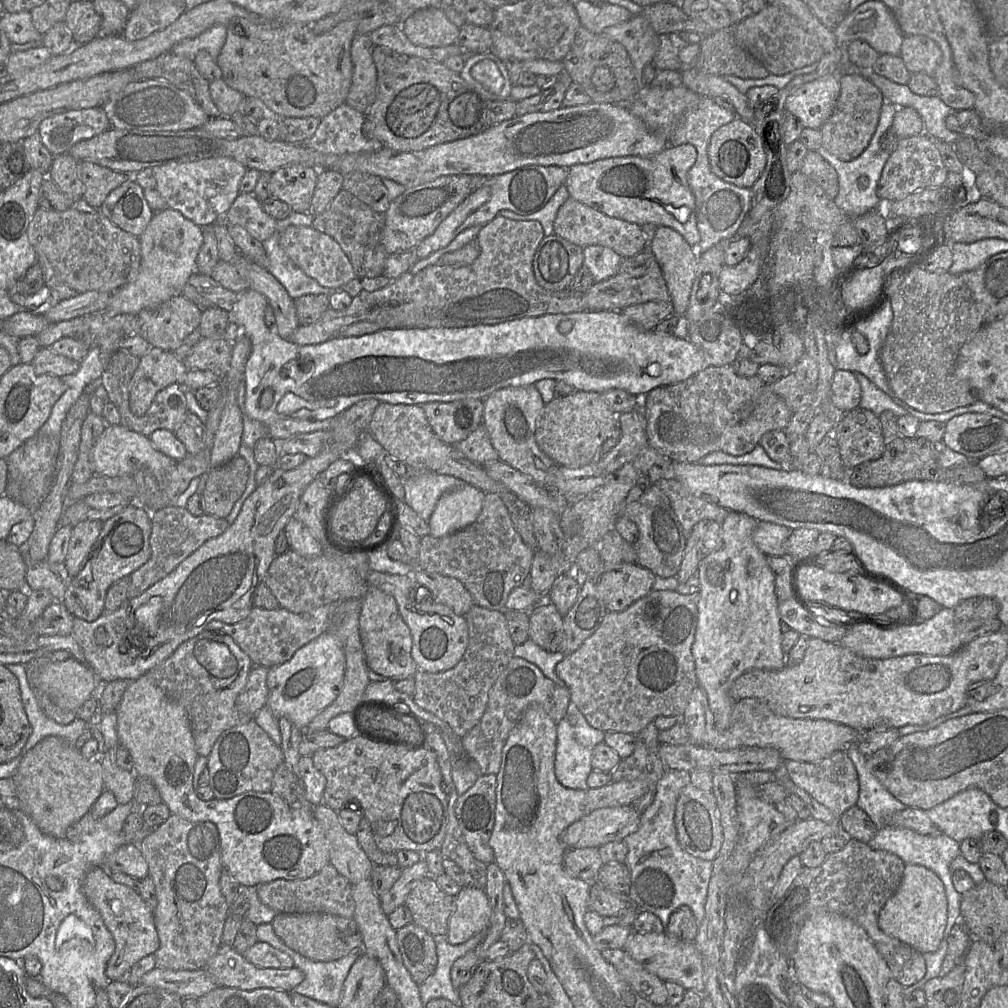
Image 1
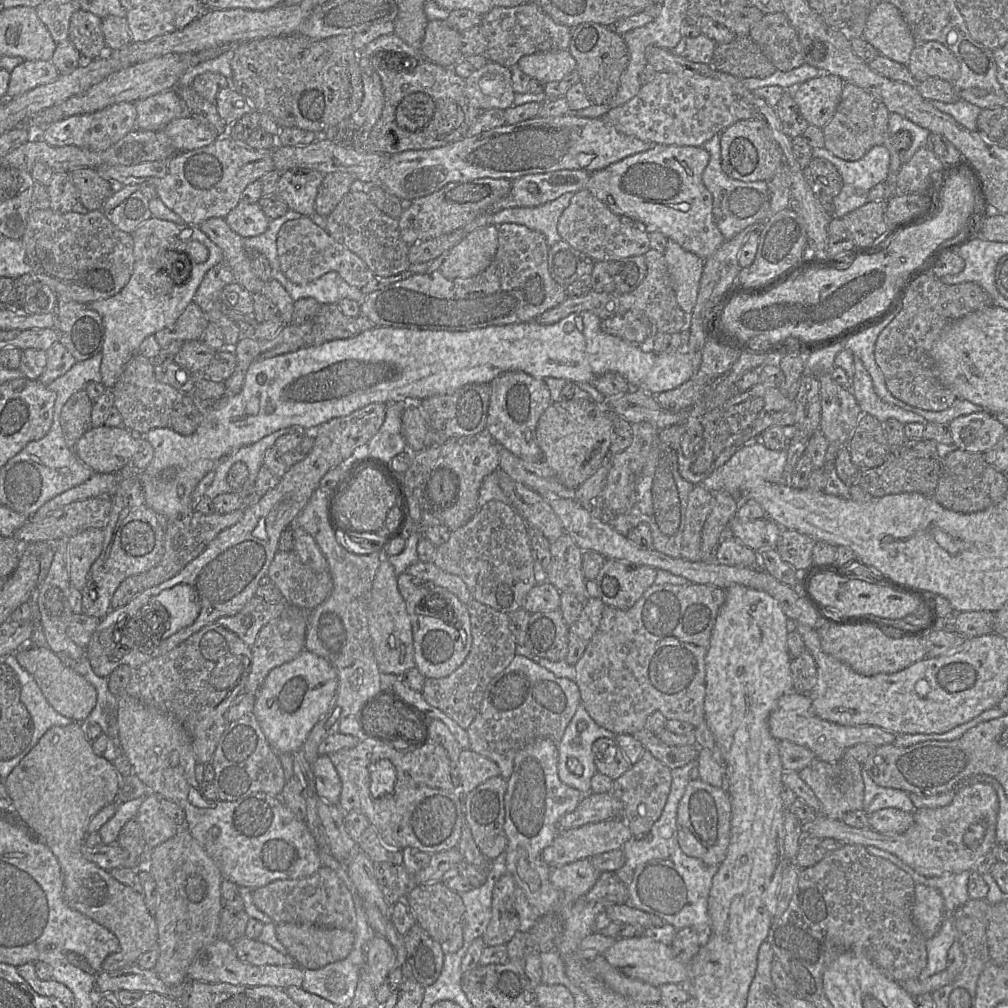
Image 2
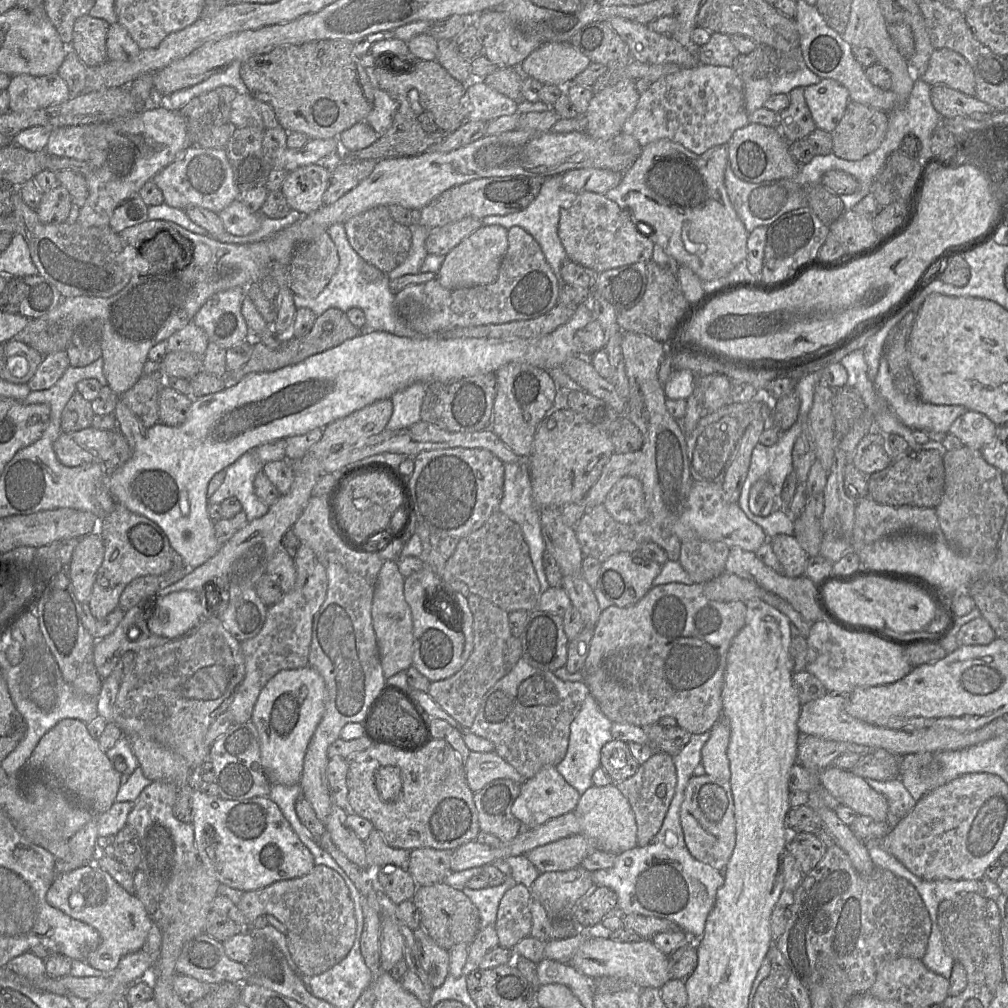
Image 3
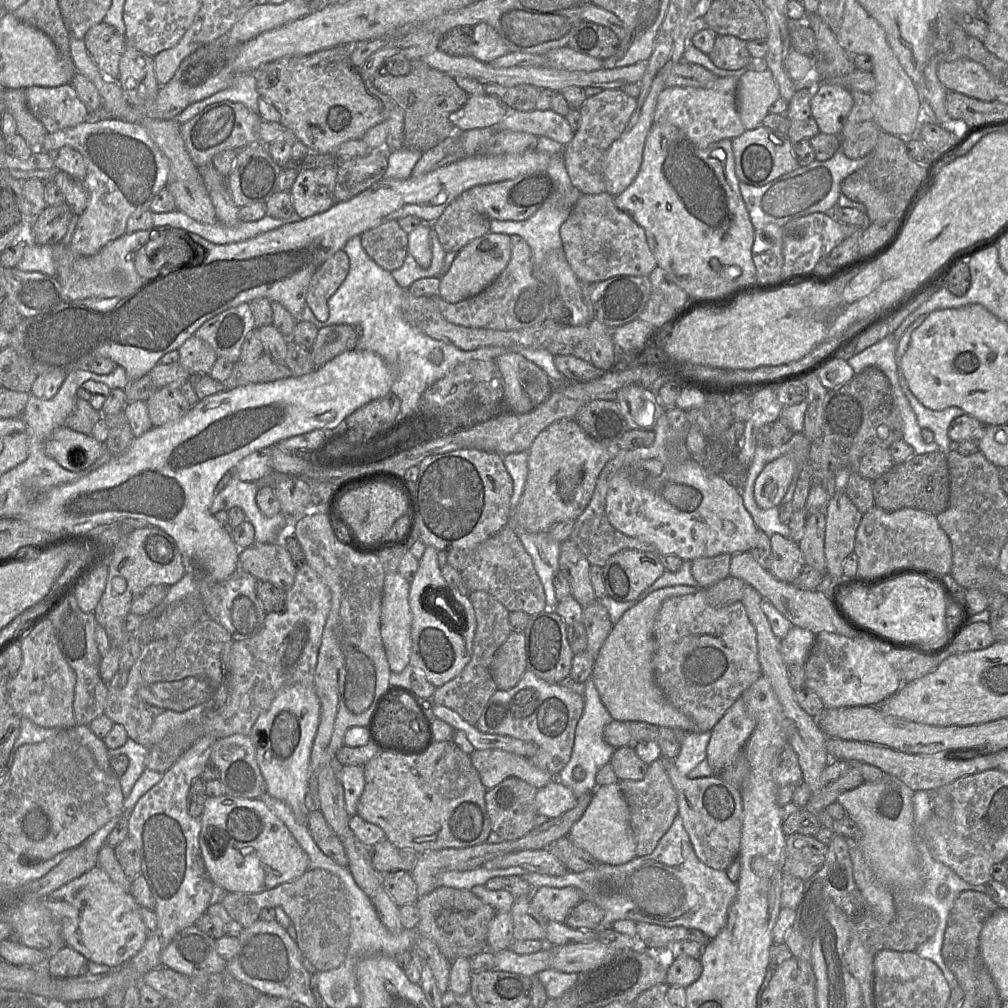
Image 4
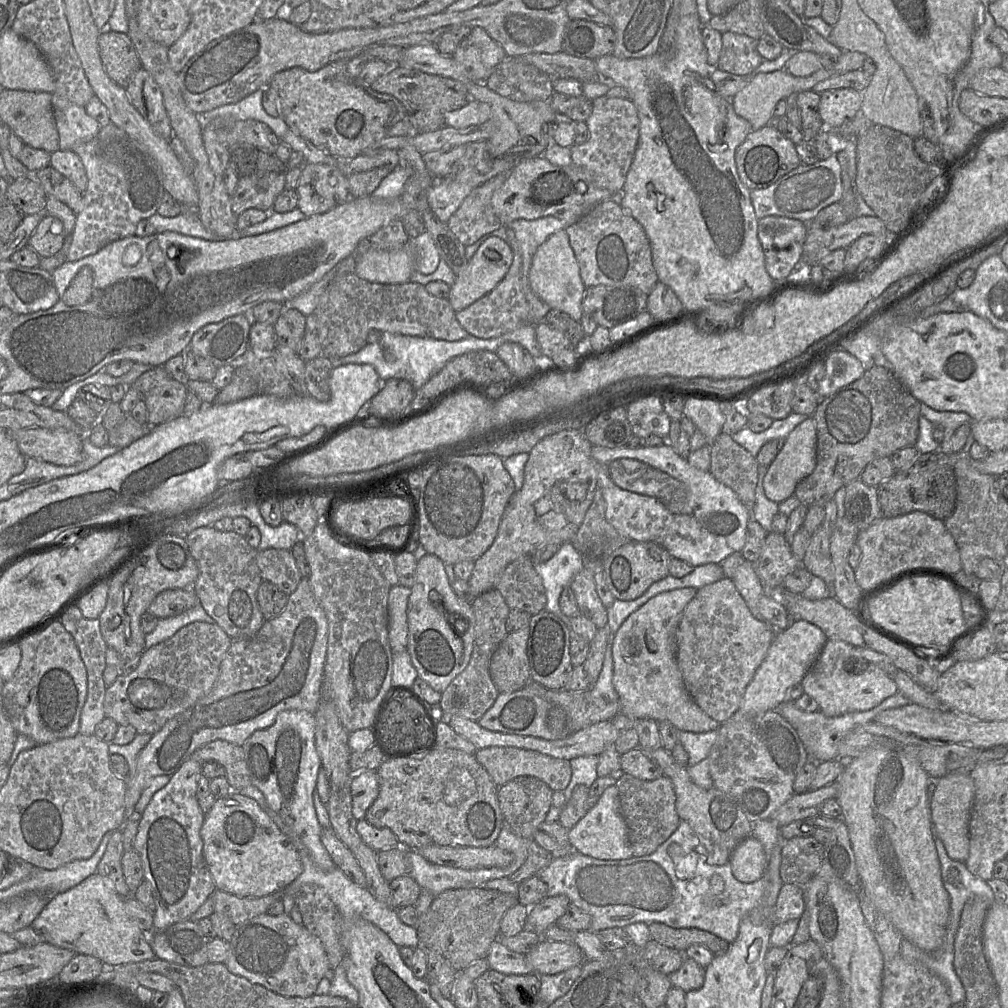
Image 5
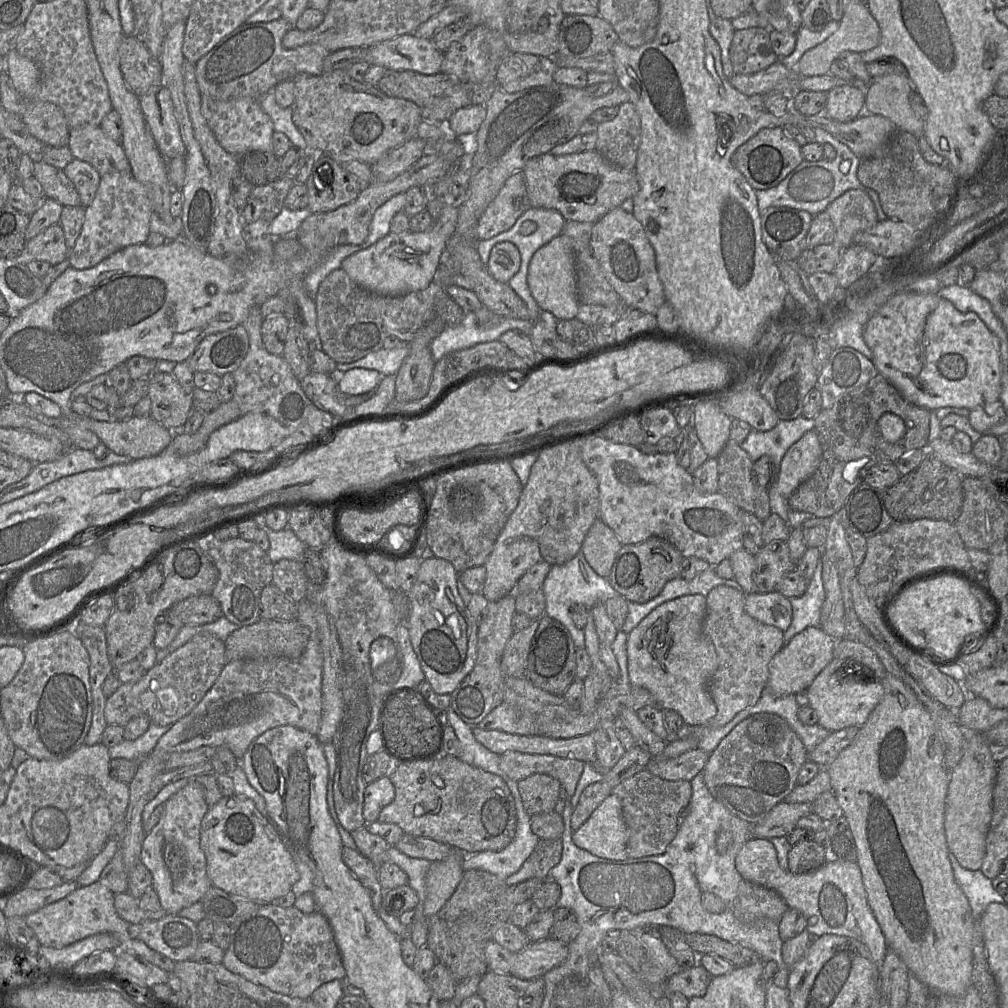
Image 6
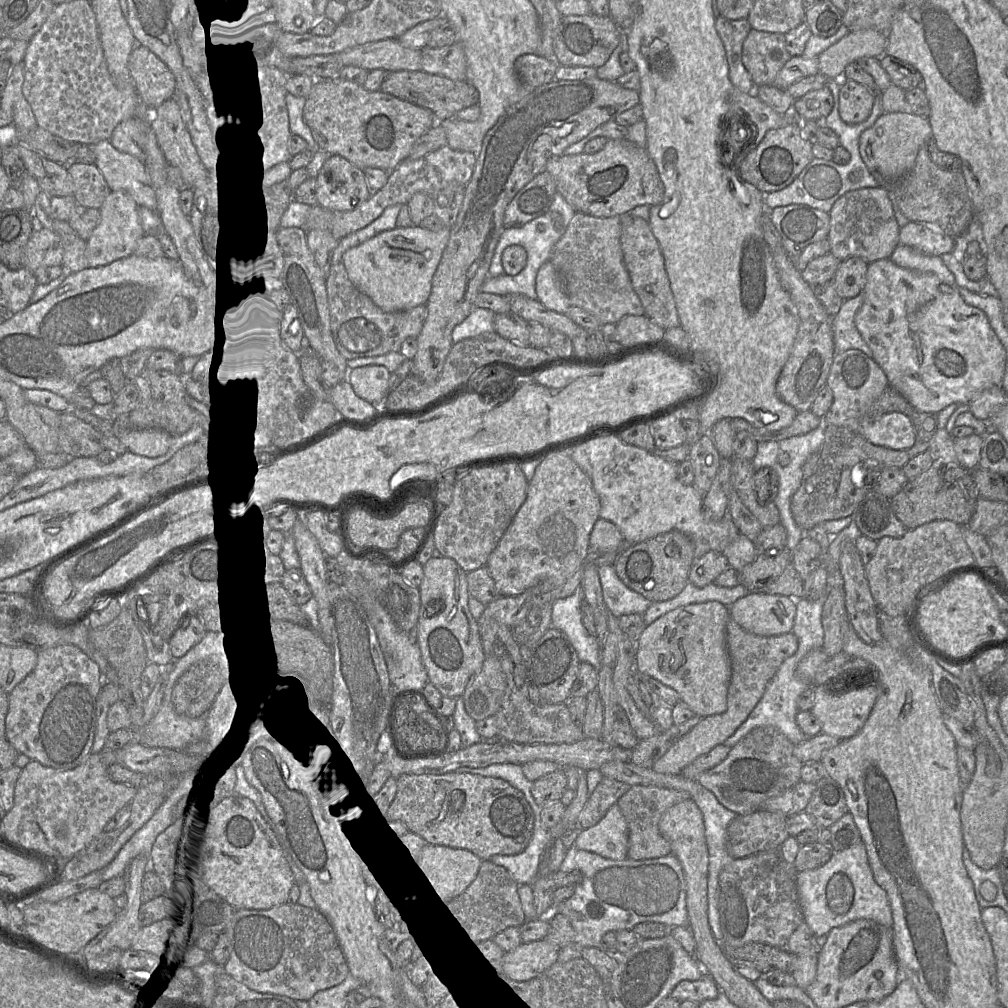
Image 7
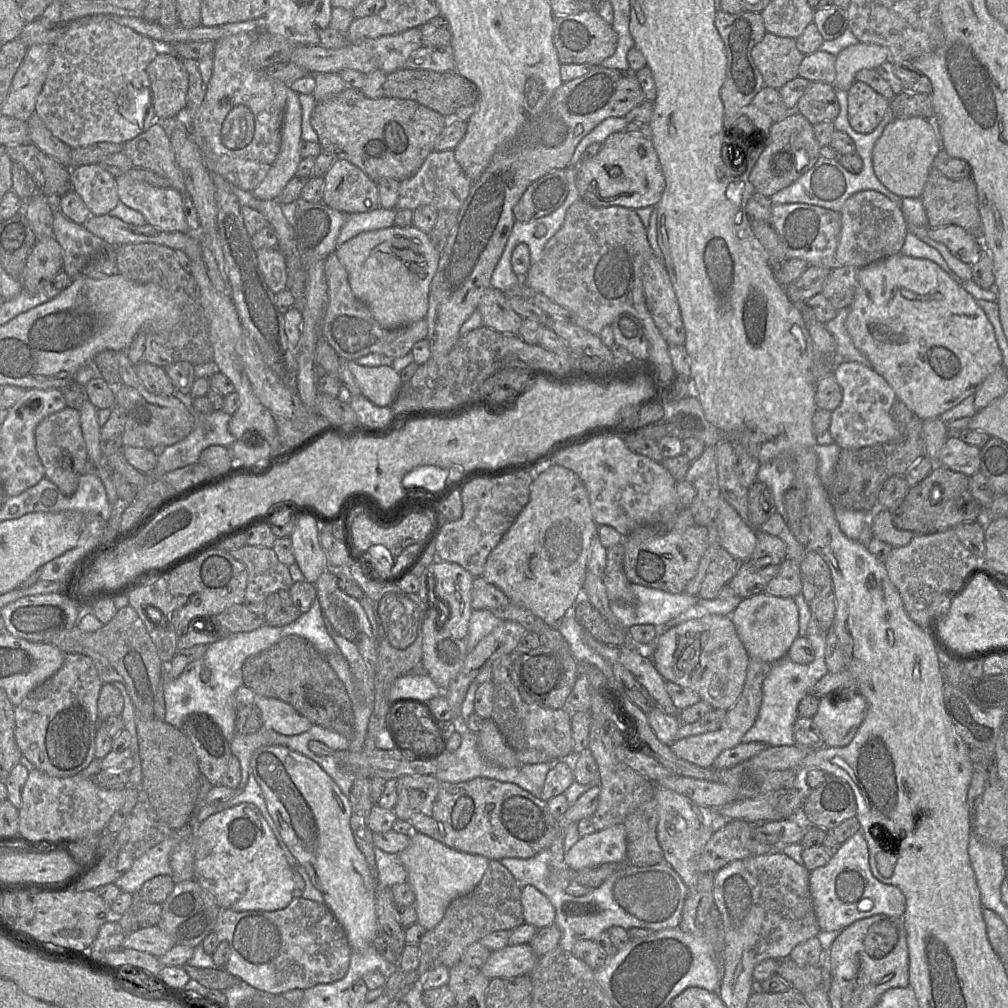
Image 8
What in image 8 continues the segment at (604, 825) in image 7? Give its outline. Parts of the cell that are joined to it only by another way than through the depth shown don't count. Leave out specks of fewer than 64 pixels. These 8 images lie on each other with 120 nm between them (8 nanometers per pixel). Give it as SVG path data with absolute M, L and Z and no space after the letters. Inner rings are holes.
M616 824L580 838L564 854L564 862L575 872L606 863L626 863L627 841L624 824Z

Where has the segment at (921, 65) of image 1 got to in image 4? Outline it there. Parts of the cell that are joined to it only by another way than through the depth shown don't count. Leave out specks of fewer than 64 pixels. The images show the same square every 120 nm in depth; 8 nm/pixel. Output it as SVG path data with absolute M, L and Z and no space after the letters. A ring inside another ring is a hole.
M968 58L939 63L937 77L948 91L982 101L996 100L995 85L990 73L983 65Z

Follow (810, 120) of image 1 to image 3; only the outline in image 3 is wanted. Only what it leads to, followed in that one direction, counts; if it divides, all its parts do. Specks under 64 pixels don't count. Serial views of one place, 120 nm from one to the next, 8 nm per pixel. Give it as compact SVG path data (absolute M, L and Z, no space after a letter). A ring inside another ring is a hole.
M829 78L805 87L804 97L816 127L829 133L837 127L851 101L848 90Z

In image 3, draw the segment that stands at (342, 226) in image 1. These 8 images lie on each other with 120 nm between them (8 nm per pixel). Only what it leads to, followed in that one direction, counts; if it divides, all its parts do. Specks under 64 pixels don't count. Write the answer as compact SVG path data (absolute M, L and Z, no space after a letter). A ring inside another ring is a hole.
M387 206L370 208L343 223L352 248L368 263L388 274L406 259L411 246L411 229L396 222Z

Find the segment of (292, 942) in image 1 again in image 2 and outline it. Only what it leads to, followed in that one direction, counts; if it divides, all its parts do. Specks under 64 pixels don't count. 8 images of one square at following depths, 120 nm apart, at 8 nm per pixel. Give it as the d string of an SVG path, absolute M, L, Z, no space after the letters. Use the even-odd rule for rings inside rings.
M275 923L276 936L301 968L319 969L345 959L355 942L355 931L306 923Z

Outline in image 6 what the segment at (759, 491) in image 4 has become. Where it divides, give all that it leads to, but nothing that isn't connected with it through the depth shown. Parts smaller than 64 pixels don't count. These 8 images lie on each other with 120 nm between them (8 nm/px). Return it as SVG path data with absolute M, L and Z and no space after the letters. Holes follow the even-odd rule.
M815 429L806 432L785 453L779 465L777 489L789 498L819 466L822 450Z

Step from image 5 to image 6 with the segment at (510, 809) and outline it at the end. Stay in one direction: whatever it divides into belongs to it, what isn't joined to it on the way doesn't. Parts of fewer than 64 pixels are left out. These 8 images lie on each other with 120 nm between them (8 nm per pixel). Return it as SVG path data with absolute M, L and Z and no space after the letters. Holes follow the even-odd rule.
M533 774L517 782L525 811L534 816L550 812L559 799L560 782L547 774Z

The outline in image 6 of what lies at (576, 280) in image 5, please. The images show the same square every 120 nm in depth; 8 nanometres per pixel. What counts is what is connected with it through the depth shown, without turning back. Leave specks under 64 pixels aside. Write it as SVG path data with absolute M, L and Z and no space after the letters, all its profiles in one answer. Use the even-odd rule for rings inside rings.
M560 234L533 255L527 277L528 287L540 309L556 320L576 318L580 306L575 255L571 239Z

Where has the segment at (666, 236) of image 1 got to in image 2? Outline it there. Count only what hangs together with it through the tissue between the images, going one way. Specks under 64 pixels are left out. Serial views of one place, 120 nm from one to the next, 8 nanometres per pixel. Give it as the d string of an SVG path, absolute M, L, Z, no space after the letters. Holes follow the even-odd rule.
M671 240L664 258L676 301L683 312L690 315L696 304L704 261Z

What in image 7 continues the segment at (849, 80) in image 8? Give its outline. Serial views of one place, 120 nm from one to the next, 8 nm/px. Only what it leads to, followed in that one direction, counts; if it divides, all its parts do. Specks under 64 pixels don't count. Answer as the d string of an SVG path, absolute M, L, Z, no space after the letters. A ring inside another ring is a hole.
M877 30L850 31L817 57L819 73L828 79L840 80L848 64L862 57L879 58L886 45L886 36Z

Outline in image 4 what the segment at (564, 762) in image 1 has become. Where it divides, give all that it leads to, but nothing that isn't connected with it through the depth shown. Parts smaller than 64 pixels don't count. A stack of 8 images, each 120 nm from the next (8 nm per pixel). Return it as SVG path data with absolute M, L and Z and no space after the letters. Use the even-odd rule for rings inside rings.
M591 678L585 682L583 697L585 702L584 709L576 726L575 740L570 759L557 776L555 776L560 783L571 789L577 798L588 793L593 793L597 787L595 777L598 770L610 762L615 750L615 748L608 744L603 737L604 728L614 719L604 706L599 692ZM576 766L582 767L586 772L586 776L582 781L575 781L573 779L572 771Z

